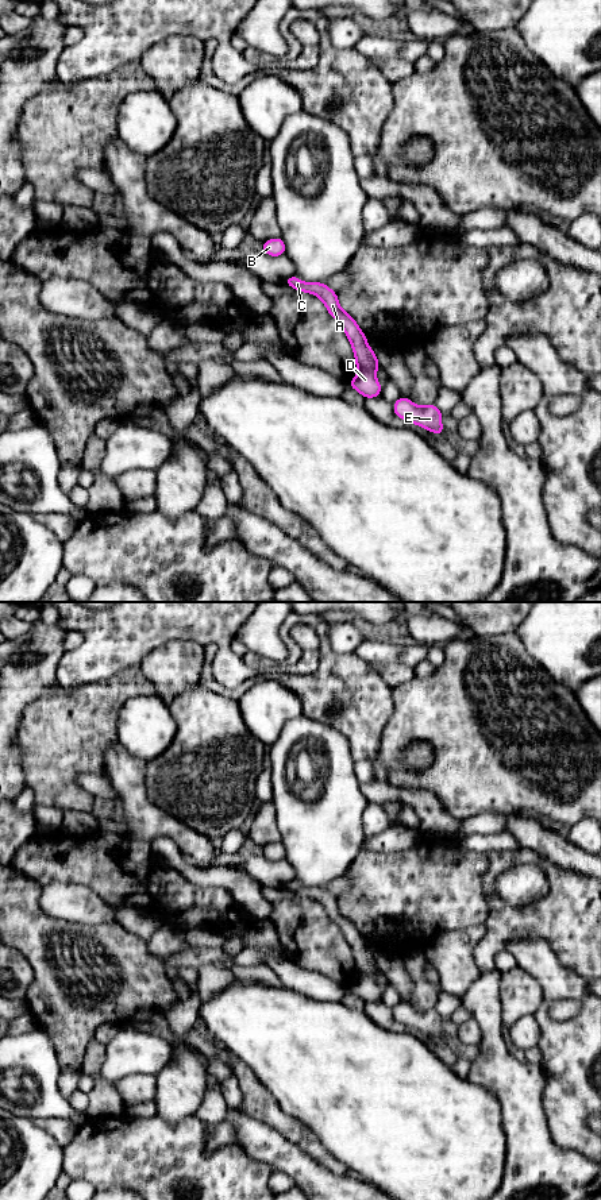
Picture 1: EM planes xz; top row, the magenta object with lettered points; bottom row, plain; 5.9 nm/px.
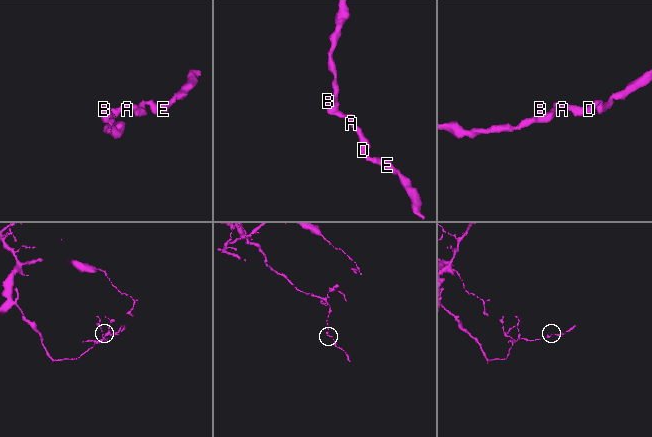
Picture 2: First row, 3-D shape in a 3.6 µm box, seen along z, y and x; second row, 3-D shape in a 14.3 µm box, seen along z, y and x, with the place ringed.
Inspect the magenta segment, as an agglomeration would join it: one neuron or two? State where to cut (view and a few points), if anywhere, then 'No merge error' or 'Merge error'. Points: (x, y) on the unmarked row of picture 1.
No split. No merge error

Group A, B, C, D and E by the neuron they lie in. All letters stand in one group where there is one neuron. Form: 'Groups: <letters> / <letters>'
Groups: A B C D E

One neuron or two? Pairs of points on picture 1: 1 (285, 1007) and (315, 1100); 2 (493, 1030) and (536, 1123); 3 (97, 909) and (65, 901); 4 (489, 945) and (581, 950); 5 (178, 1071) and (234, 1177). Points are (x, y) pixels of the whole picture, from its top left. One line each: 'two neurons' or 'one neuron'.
1: one neuron
2: one neuron
3: one neuron
4: one neuron
5: two neurons

